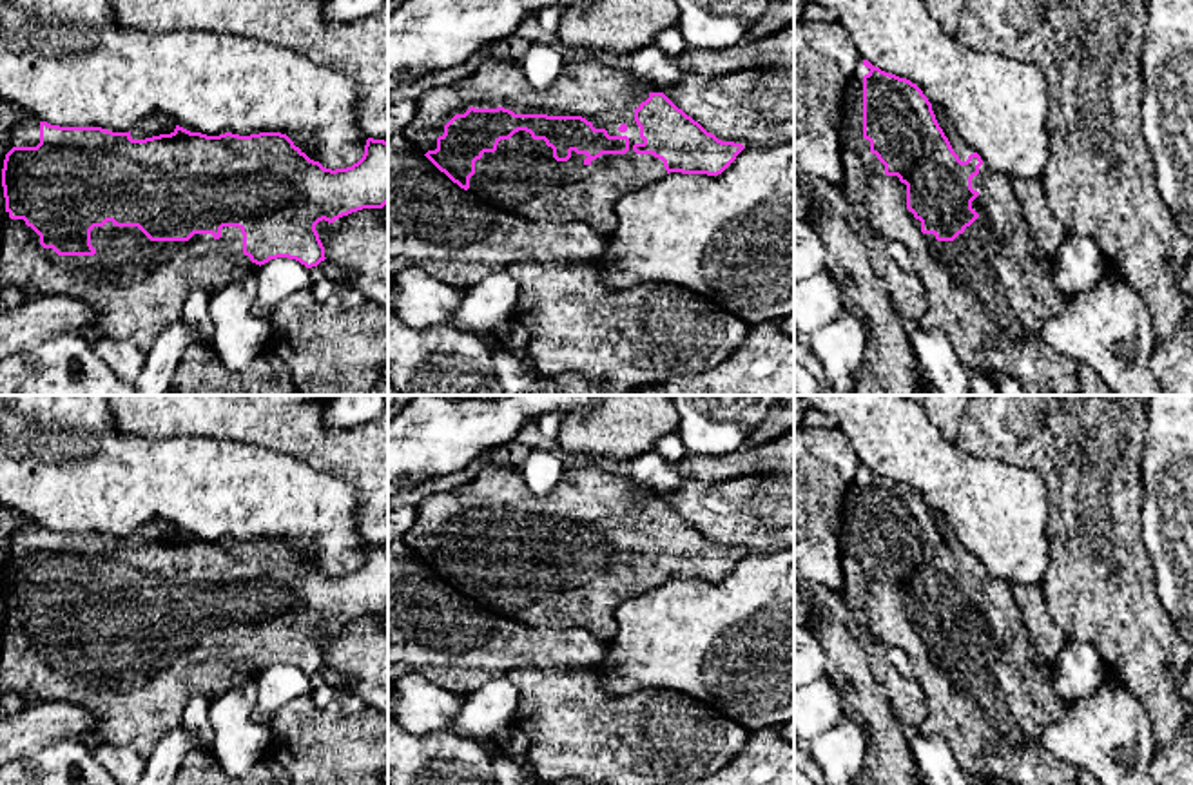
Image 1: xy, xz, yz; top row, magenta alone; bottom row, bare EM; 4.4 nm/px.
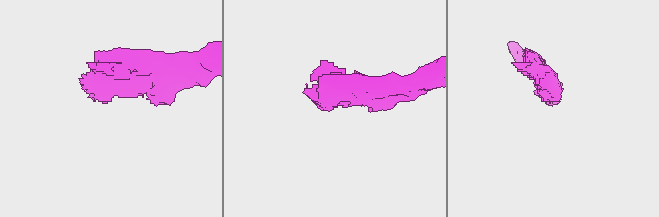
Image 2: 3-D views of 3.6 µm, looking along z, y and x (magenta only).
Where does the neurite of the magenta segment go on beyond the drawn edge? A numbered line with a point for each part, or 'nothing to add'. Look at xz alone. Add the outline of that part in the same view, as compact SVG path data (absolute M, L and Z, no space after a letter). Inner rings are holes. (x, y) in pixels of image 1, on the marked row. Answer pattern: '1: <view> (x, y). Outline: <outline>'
1: xz (521, 176). Outline: M491 56L480 62L477 71L459 83L426 91L415 102L415 118L403 129L403 134L426 154L437 149L437 138L444 134L444 125L455 114L464 114L470 107L504 107L515 114L582 116L595 129L606 129L609 136L627 136L629 150L626 154L602 154L586 165L584 160L587 156L575 150L571 150L567 161L557 161L553 149L544 140L533 140L529 132L519 131L509 140L500 140L495 152L484 152L475 161L475 174L470 178L468 194L495 208L529 221L582 221L591 225L596 234L609 236L618 223L616 201L627 192L660 181L667 174L662 160L633 150L635 143L644 143L640 127L635 121L635 109L647 98L649 91L635 82L627 71L613 69L595 58L567 62L557 82L538 91L528 82L522 63Z

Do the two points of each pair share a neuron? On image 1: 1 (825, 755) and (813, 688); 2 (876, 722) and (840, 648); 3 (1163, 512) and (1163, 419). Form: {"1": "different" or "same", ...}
{"1": "same", "2": "same", "3": "same"}

